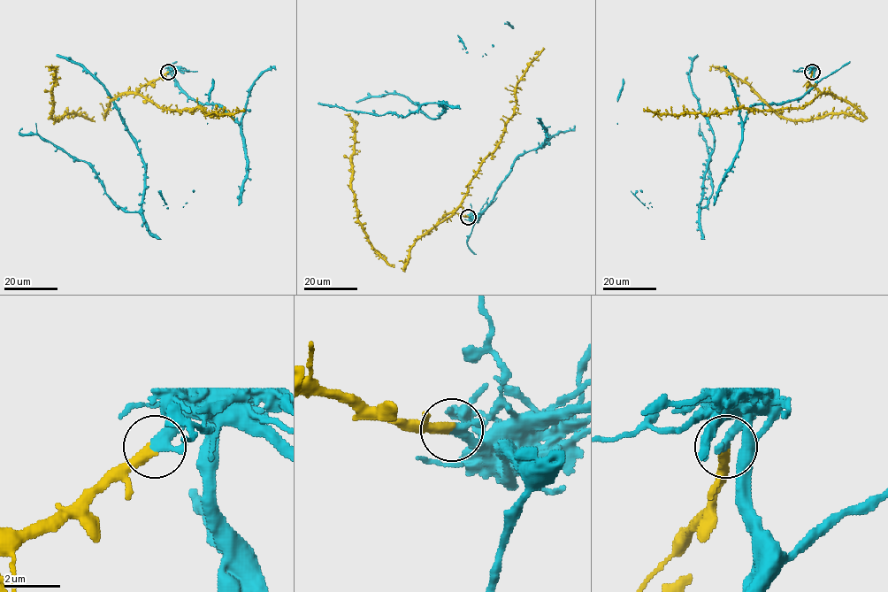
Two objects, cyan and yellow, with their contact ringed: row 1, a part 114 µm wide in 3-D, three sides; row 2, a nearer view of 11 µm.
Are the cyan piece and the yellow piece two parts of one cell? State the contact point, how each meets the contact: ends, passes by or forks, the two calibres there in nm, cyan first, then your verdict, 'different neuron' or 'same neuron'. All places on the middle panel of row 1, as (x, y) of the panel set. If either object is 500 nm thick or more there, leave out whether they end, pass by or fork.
at (468, 217); cyan ends there; yellow ends there; 400 nm thick on the cyan side, 380 nm on the other; different neuron

